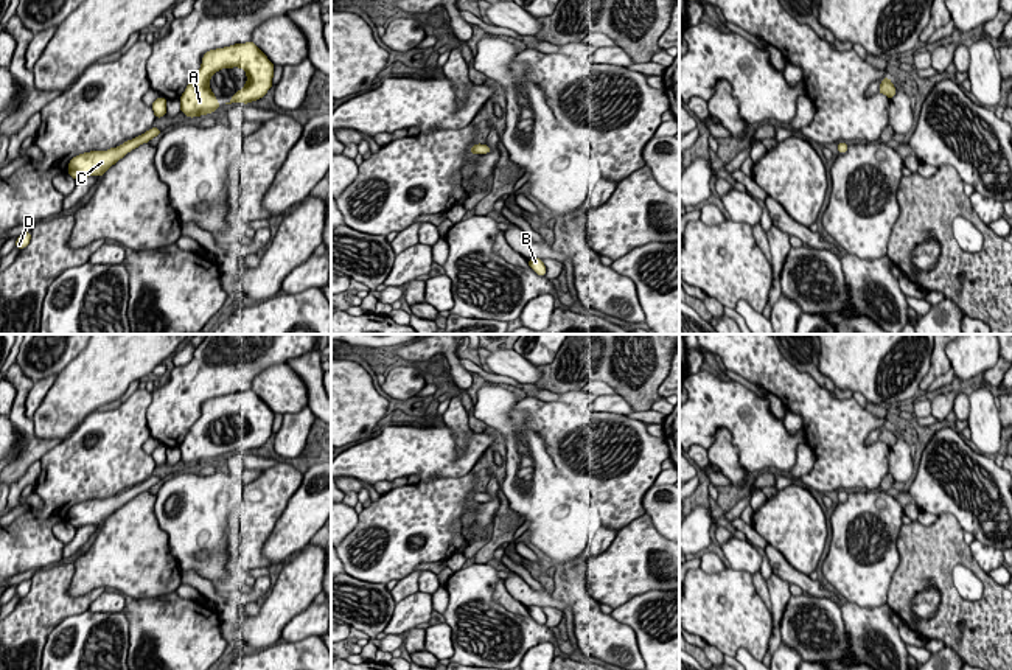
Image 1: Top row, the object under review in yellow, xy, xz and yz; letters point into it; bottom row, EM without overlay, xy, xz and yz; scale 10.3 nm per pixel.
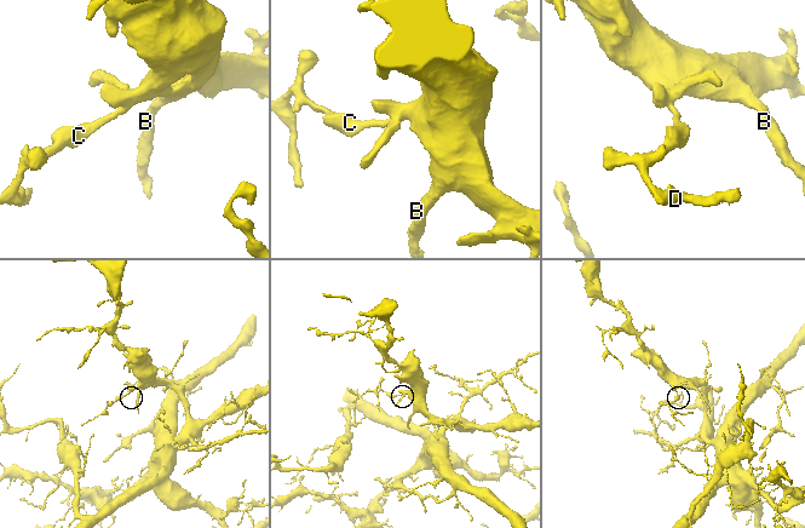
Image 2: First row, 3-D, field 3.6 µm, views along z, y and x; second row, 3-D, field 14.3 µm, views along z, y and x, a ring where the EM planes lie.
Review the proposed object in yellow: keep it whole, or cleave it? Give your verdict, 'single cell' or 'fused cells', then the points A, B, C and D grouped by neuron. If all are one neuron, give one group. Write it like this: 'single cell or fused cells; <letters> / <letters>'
single cell; A B C D

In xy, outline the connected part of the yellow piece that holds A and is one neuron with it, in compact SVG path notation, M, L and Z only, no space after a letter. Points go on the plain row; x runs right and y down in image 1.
M250 389L235 392L224 396L210 398L202 404L199 420L191 426L185 440L179 446L180 460L190 466L213 462L221 455L216 443L210 438L210 426L222 417L239 415L246 420L247 431L236 438L232 451L249 452L263 446L272 432L275 414L267 404Z

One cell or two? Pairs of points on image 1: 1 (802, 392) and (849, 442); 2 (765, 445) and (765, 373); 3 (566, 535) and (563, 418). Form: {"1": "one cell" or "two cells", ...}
{"1": "one cell", "2": "two cells", "3": "two cells"}

